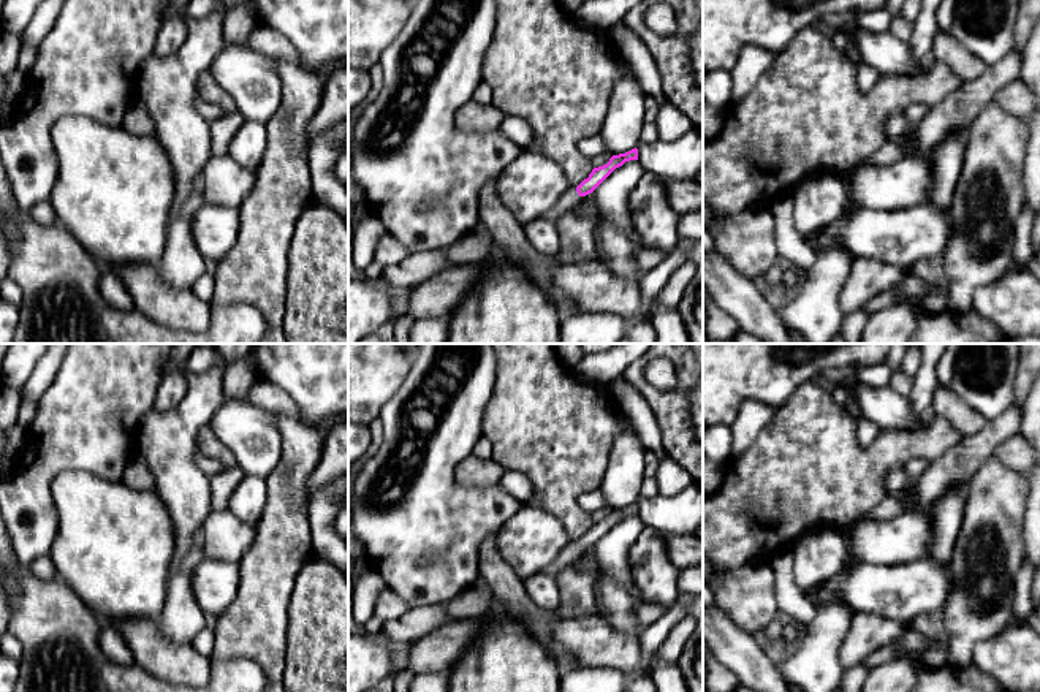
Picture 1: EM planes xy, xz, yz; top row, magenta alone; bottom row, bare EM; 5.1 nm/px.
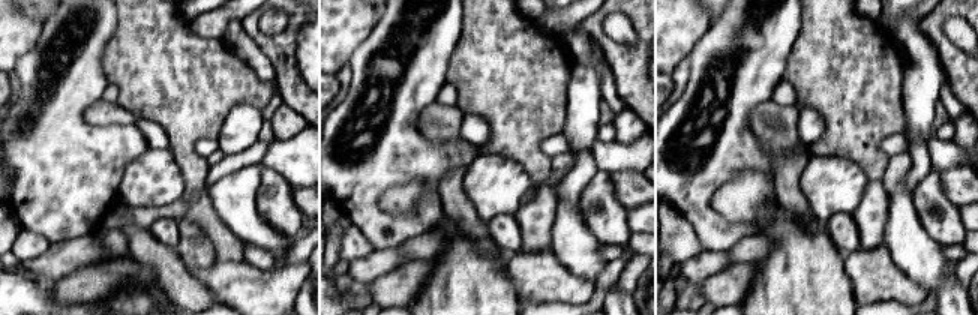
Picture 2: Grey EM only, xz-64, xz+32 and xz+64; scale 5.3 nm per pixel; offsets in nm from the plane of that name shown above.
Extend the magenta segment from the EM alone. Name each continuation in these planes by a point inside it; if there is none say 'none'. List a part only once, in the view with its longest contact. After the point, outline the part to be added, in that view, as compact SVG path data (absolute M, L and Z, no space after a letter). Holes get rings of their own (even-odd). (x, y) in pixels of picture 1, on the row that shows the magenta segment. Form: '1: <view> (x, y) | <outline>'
1: xz (570, 198) | M570 187L556 203L556 206L546 212L541 219L556 222L562 214L575 209L581 203L581 196L576 188Z

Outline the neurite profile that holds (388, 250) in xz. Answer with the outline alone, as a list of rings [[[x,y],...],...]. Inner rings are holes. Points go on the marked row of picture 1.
[[[383,234],[375,247],[374,261],[383,268],[399,264],[412,252],[389,234]]]

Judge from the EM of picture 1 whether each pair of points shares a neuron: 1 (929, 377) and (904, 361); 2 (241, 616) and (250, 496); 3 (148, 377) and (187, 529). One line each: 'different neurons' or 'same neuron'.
1: different neurons
2: different neurons
3: different neurons

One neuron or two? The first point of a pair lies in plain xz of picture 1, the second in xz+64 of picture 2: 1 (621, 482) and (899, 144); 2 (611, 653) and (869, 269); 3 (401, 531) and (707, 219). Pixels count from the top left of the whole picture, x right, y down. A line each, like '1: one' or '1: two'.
1: two
2: one
3: one

